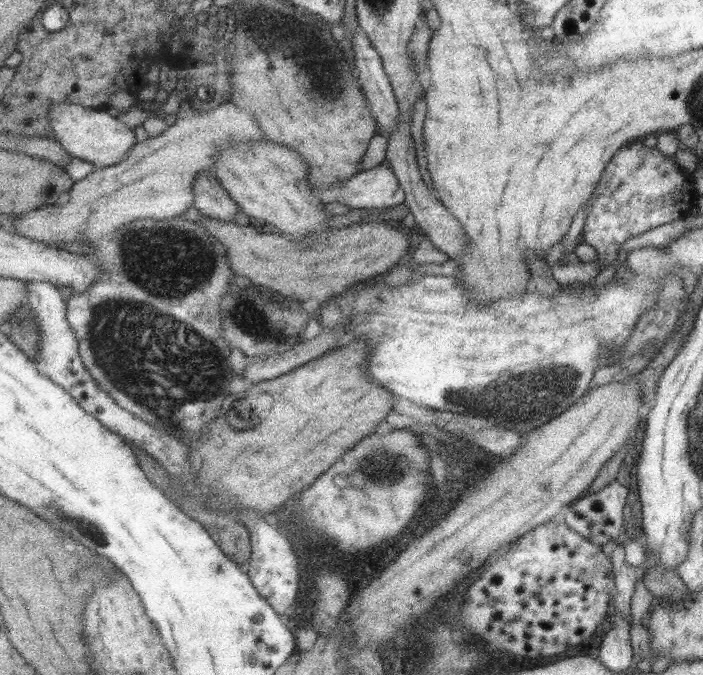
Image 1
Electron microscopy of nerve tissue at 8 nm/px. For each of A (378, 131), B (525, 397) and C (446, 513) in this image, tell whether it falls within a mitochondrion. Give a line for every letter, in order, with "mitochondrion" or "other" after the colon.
A: other
B: mitochondrion
C: other

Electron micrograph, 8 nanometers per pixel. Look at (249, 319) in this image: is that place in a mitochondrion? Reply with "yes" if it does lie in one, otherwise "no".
yes

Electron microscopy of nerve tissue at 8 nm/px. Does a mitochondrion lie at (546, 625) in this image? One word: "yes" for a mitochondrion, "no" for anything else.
no

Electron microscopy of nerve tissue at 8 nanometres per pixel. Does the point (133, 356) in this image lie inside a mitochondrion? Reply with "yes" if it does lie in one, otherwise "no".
yes

